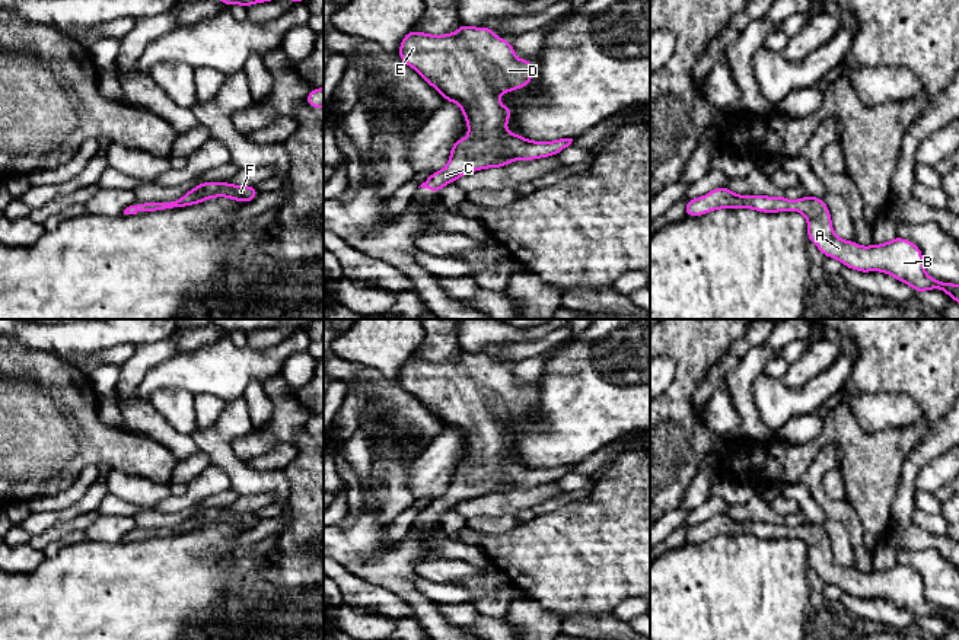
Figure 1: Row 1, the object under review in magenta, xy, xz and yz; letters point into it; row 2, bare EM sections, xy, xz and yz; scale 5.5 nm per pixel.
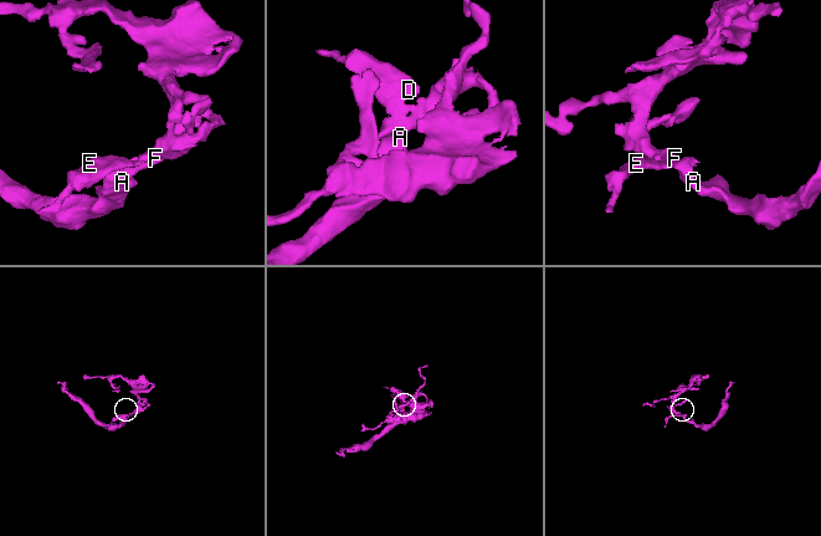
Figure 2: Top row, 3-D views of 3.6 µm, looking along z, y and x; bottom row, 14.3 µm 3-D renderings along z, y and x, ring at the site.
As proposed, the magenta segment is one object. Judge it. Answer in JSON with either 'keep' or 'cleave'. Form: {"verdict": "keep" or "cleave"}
{"verdict": "keep"}

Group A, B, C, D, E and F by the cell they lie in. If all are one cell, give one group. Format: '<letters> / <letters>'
A B C D E F

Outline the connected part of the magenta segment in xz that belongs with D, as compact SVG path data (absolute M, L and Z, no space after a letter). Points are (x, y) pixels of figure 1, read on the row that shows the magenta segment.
M461 23L459 31L446 35L430 35L411 29L402 39L398 51L399 58L417 70L423 79L437 89L446 102L461 105L468 124L468 138L462 137L450 149L447 165L420 185L439 192L446 184L455 182L463 173L487 168L500 168L513 160L532 160L555 156L568 147L573 138L554 141L532 141L517 133L507 133L506 125L513 111L498 104L503 92L517 90L531 83L533 64L531 60L519 60L512 42L498 38L490 28L472 28Z

